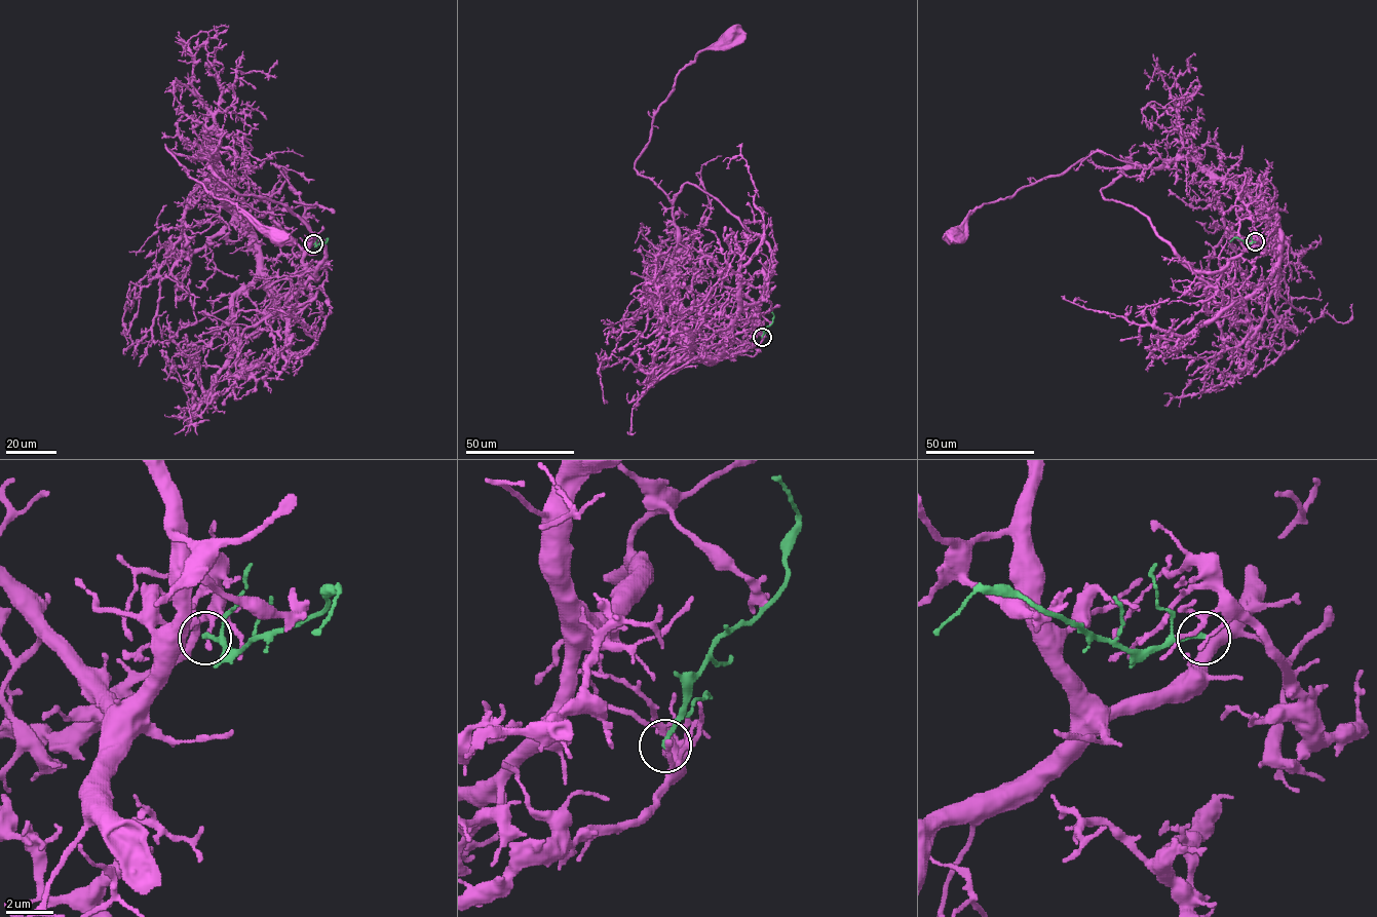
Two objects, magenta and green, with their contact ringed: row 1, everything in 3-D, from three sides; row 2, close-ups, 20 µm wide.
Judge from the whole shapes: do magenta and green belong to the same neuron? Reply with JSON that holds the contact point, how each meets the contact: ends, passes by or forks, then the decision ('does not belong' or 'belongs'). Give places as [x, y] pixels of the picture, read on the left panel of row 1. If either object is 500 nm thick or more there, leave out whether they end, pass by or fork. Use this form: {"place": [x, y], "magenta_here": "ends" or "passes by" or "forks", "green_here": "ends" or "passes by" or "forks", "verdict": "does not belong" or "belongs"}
{"place": [313, 243], "magenta_here": "ends", "green_here": "ends", "verdict": "does not belong"}

